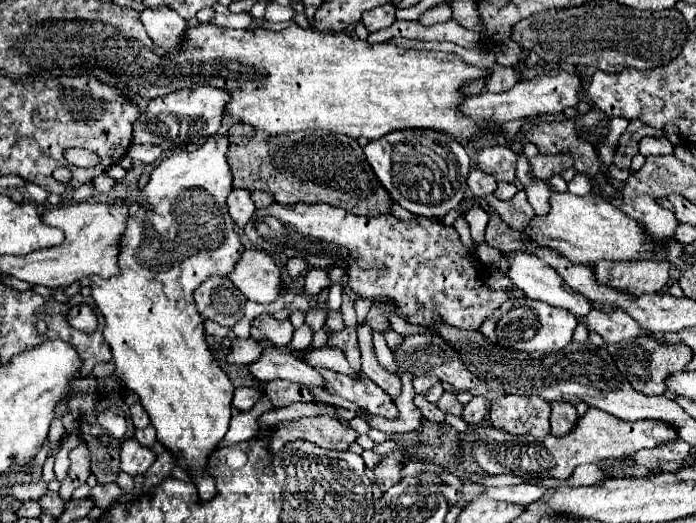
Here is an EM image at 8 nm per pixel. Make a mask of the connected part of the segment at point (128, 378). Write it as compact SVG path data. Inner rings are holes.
M228 134L210 136L196 152L180 152L164 158L152 172L146 188L128 188L126 198L146 198L150 208L134 204L130 208L128 228L124 242L120 242L120 274L108 280L94 276L92 298L104 314L106 328L104 338L112 348L116 374L122 382L138 394L140 404L150 416L150 424L156 428L156 440L170 450L178 466L182 466L198 488L198 500L208 502L218 494L216 480L208 470L208 460L228 432L232 418L232 392L228 376L208 350L204 340L204 326L196 304L192 300L194 288L200 286L208 276L226 276L232 272L244 246L234 230L234 222L228 216L226 198L232 192L232 172L226 162Z

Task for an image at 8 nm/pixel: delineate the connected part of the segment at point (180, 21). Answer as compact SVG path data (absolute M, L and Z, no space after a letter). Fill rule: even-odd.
M166 6L148 8L142 12L142 24L156 46L168 48L170 52L180 52L178 42L184 38L182 32L186 32L188 22L178 12Z

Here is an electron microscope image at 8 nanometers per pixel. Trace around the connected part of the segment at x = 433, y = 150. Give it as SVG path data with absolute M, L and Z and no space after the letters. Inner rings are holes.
M398 130L380 140L368 142L366 160L392 202L412 214L442 218L454 210L466 192L470 156L456 140L434 130Z

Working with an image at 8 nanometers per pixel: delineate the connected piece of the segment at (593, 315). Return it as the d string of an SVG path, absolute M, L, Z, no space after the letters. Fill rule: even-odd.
M594 308L584 320L580 320L582 324L586 324L590 330L598 332L604 342L612 344L612 342L620 342L620 340L628 340L628 338L638 338L638 336L654 336L654 332L648 332L646 328L642 328L632 316L628 316L624 310L616 310L616 312L602 312L598 308Z

